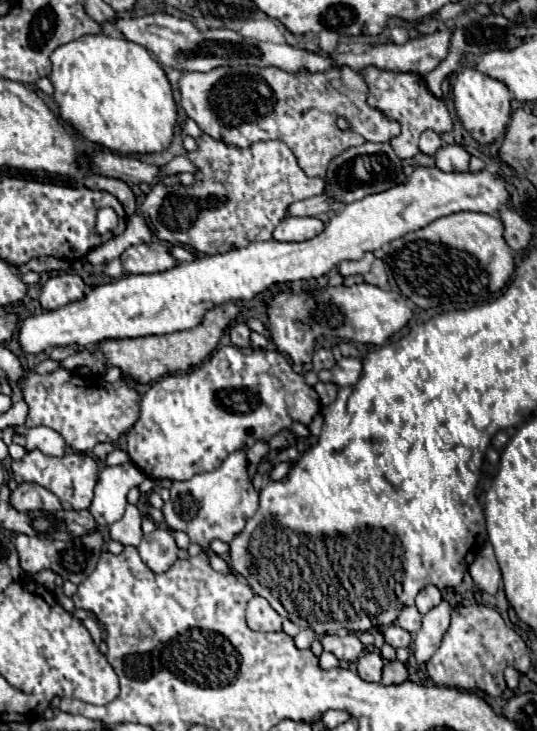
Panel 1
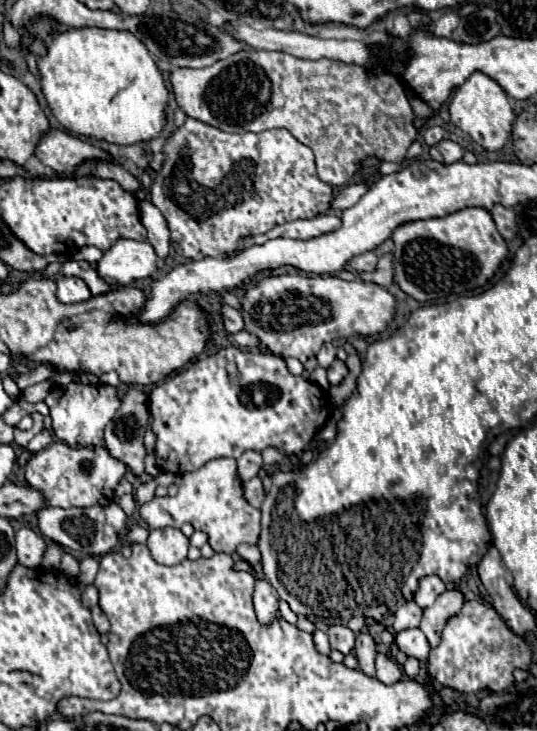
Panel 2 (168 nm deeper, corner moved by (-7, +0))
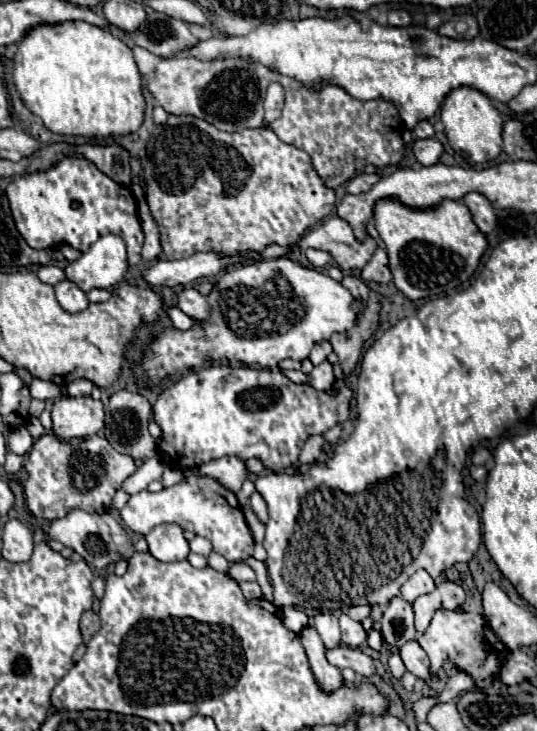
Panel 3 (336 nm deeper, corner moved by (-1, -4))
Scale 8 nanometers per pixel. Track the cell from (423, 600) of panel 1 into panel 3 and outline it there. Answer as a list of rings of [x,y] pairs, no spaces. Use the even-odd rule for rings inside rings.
[[[419,569],[401,585],[401,597],[405,601],[413,603],[419,595],[431,593],[431,589],[435,589],[435,583],[433,583],[431,575],[425,569]]]

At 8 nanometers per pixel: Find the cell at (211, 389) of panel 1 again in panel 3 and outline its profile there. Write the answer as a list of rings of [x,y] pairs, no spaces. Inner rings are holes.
[[[213,365],[201,371],[189,371],[177,383],[167,387],[153,405],[153,415],[163,429],[163,437],[173,441],[173,447],[181,459],[185,457],[185,467],[199,467],[211,459],[233,455],[241,461],[255,457],[265,469],[281,473],[297,463],[299,451],[311,435],[321,435],[333,425],[349,419],[353,391],[345,381],[335,381],[333,389],[335,393],[317,391],[307,383],[297,385],[283,373],[273,373],[269,369]]]

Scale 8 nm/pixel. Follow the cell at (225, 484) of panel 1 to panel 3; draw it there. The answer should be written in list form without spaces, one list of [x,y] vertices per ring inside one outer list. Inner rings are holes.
[[[189,475],[181,483],[173,487],[165,487],[157,493],[151,491],[141,491],[129,497],[125,507],[119,511],[123,523],[139,533],[147,535],[155,525],[161,523],[177,523],[185,531],[193,531],[199,537],[205,537],[213,543],[215,553],[223,555],[229,563],[245,561],[249,555],[253,555],[253,535],[245,523],[241,505],[237,497],[227,491],[225,487],[217,487],[217,481],[211,477],[199,477],[199,475]],[[229,497],[229,501],[225,499]]]

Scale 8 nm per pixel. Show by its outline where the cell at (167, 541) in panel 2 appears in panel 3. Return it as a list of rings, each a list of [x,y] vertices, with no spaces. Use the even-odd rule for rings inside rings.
[[[175,523],[153,527],[145,539],[149,543],[149,553],[159,561],[183,561],[189,555],[189,543],[183,537],[183,529]]]

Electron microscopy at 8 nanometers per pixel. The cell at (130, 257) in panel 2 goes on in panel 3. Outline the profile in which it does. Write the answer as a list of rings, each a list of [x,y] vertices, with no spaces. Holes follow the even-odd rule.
[[[99,237],[79,259],[65,265],[65,279],[73,281],[81,291],[95,287],[109,289],[127,273],[127,251],[119,237]]]

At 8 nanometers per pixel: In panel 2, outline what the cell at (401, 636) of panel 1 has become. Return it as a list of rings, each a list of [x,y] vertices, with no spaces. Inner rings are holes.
[[[405,629],[405,631],[397,633],[395,643],[403,653],[407,653],[419,661],[425,661],[429,655],[429,649],[431,649],[427,643],[427,637],[421,633],[421,629]]]

